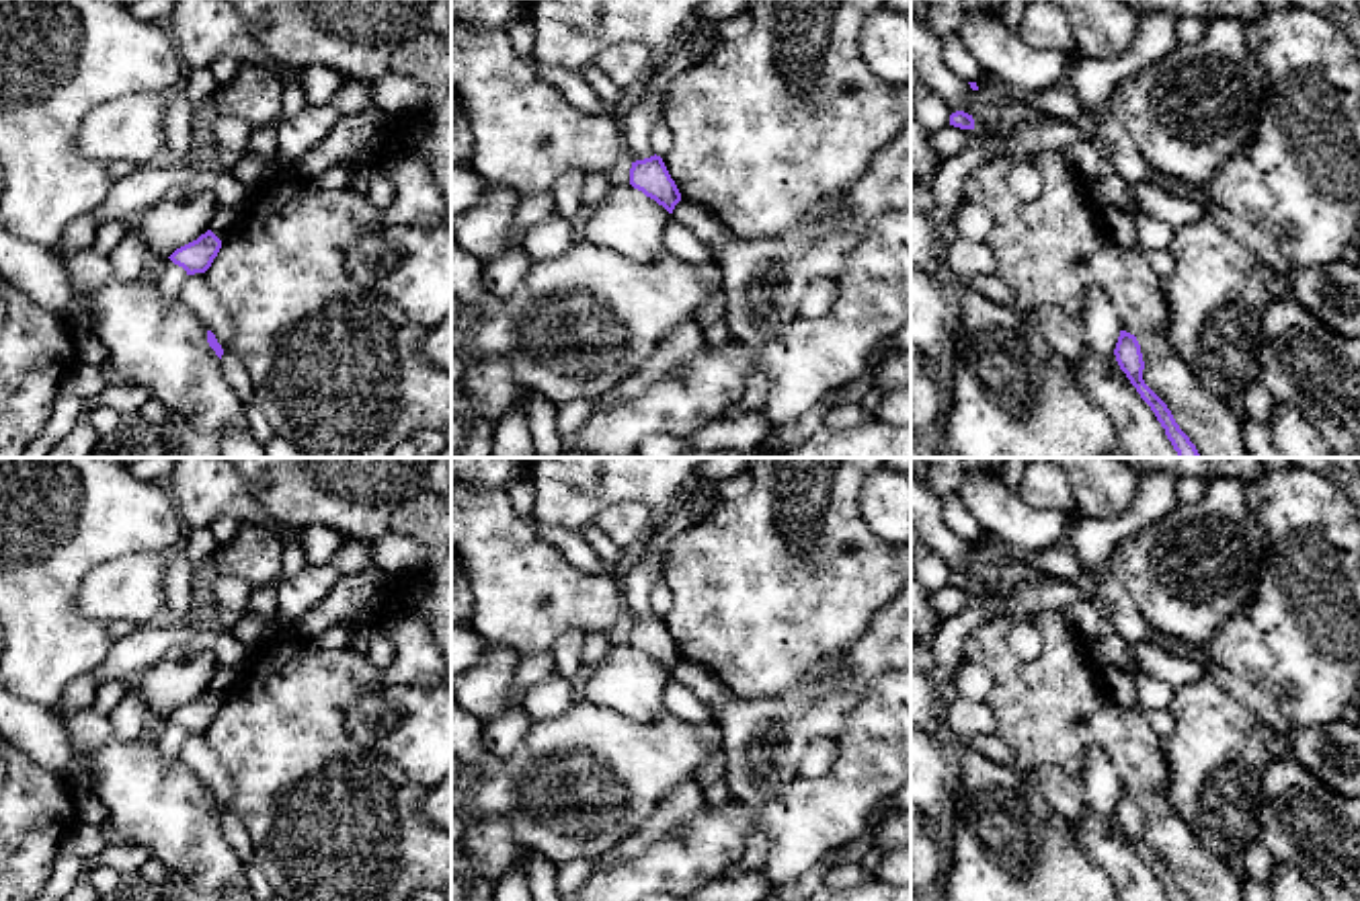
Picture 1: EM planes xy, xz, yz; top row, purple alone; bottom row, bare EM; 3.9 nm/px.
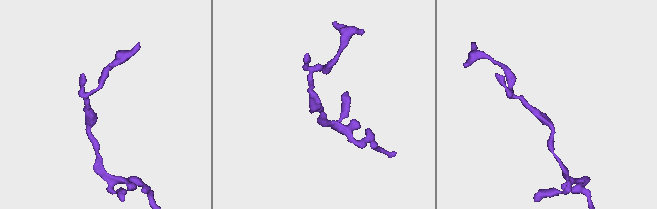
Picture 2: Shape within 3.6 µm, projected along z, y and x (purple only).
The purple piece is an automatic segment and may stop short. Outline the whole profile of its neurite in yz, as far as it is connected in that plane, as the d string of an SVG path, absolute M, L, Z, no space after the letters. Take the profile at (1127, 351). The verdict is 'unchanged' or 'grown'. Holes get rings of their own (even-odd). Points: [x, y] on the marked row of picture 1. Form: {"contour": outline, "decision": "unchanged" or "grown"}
{"contour": "M1120 330L1114 355L1120 369L1126 374L1130 384L1136 388L1141 398L1151 406L1157 421L1165 429L1165 435L1171 441L1173 449L1177 452L1177 458L1200 458L1196 445L1179 429L1167 404L1145 384L1143 380L1145 361L1136 337L1126 330Z", "decision": "unchanged"}

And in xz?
{"contour": "M656 154L632 162L630 185L642 191L646 197L654 199L669 213L673 213L675 205L681 201L681 193L675 181L671 179L663 158Z", "decision": "unchanged"}

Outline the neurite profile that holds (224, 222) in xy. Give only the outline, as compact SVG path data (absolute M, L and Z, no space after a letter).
M219 207L215 209L215 216L209 224L209 230L222 240L226 242L238 228L240 222L240 213L228 209L228 207Z

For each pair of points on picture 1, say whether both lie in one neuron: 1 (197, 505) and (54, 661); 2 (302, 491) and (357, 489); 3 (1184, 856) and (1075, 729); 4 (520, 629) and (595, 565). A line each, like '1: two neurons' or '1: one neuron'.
1: two neurons
2: one neuron
3: one neuron
4: two neurons

